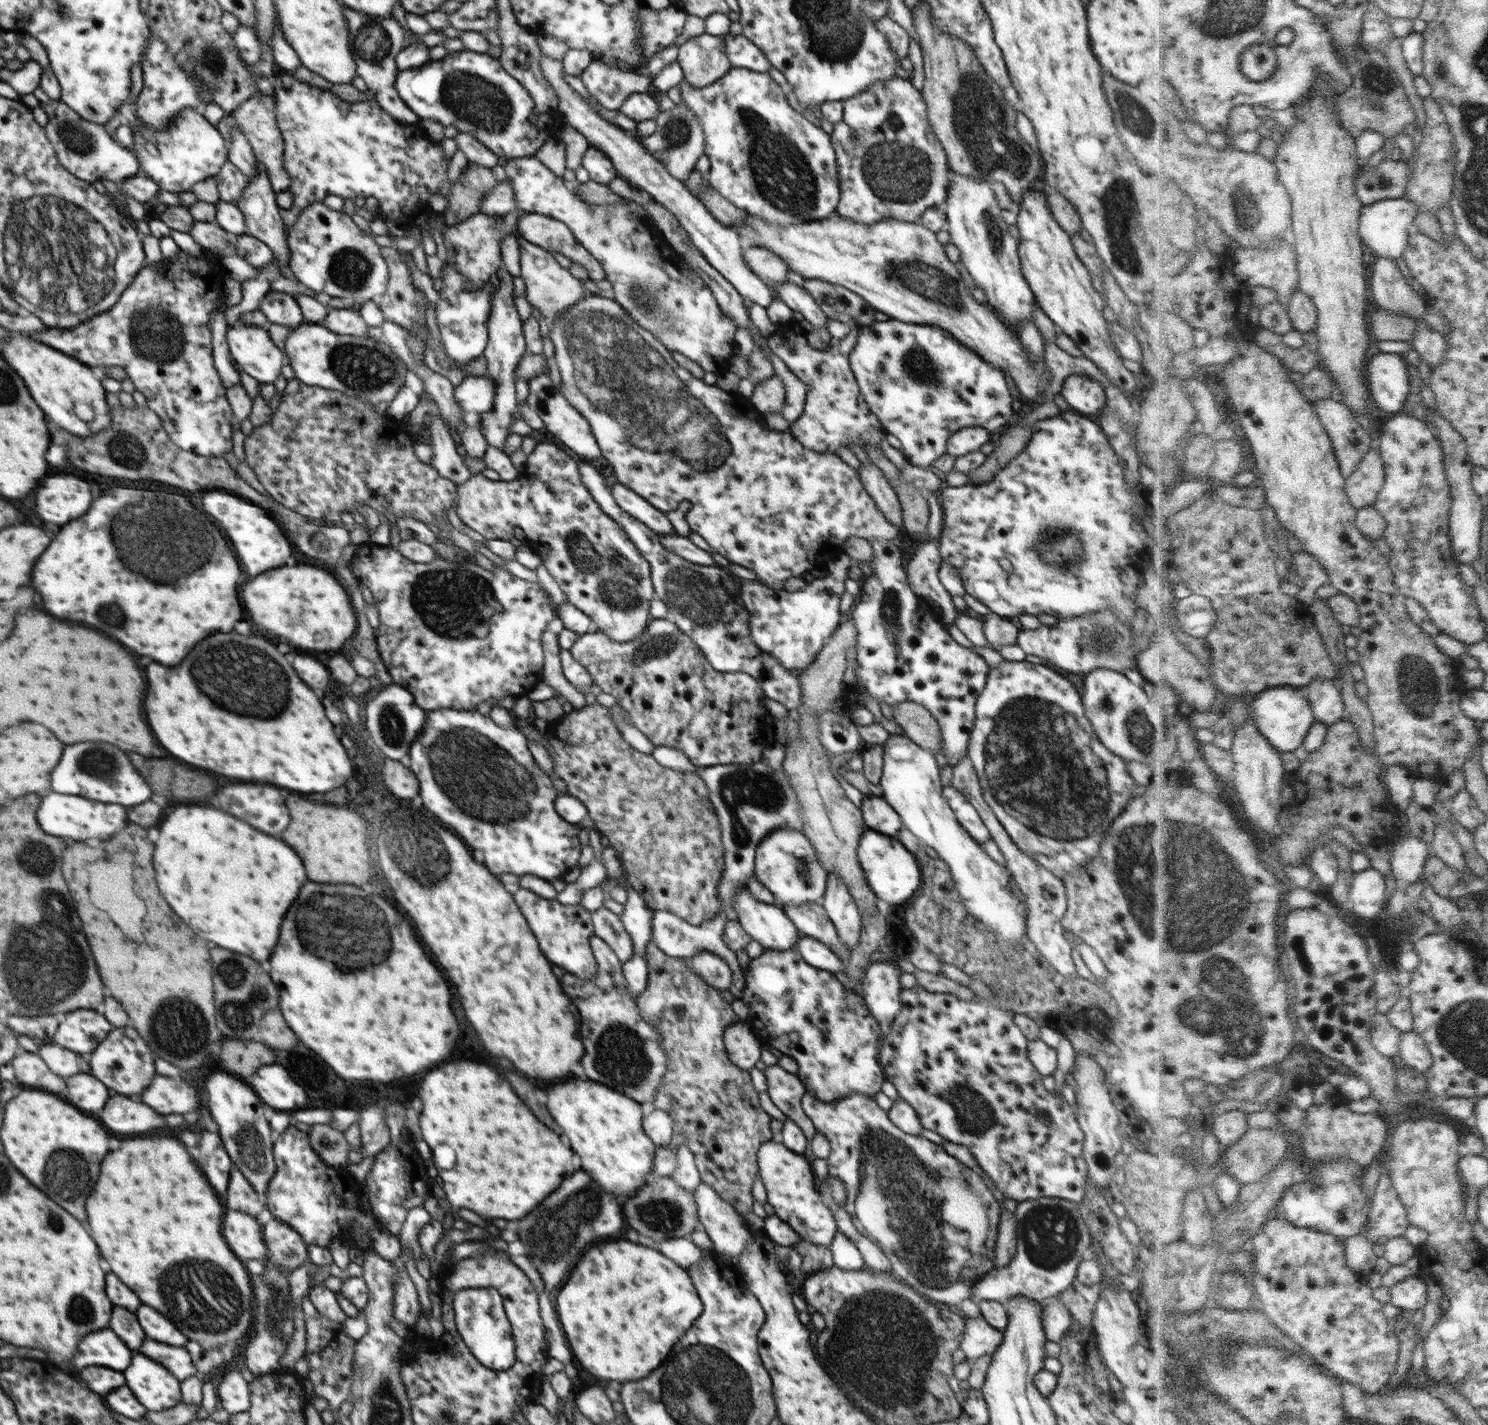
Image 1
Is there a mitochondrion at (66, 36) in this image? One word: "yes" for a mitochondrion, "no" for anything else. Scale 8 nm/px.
no

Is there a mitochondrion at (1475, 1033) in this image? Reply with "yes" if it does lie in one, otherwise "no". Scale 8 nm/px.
yes

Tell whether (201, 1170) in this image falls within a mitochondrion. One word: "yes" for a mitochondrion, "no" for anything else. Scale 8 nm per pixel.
no

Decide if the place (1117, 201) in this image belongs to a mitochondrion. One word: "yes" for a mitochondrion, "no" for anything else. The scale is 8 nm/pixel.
yes

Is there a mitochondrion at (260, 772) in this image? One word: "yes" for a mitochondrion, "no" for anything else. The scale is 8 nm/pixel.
no

